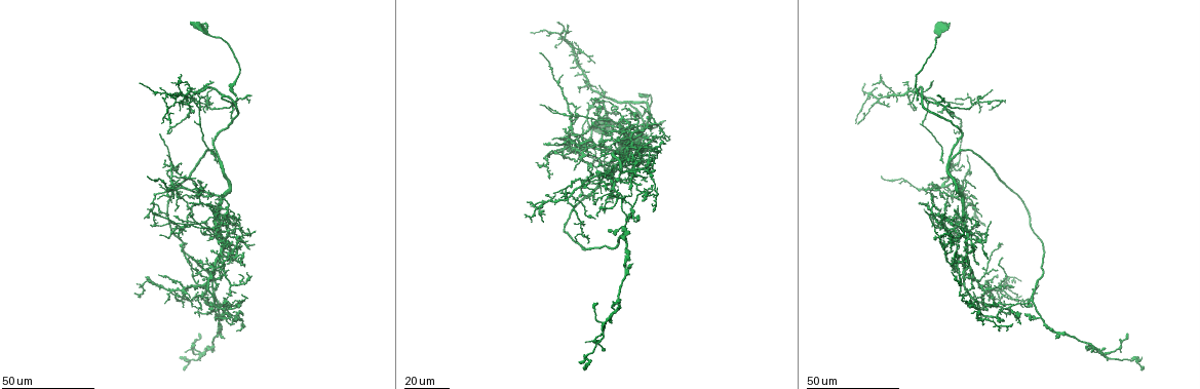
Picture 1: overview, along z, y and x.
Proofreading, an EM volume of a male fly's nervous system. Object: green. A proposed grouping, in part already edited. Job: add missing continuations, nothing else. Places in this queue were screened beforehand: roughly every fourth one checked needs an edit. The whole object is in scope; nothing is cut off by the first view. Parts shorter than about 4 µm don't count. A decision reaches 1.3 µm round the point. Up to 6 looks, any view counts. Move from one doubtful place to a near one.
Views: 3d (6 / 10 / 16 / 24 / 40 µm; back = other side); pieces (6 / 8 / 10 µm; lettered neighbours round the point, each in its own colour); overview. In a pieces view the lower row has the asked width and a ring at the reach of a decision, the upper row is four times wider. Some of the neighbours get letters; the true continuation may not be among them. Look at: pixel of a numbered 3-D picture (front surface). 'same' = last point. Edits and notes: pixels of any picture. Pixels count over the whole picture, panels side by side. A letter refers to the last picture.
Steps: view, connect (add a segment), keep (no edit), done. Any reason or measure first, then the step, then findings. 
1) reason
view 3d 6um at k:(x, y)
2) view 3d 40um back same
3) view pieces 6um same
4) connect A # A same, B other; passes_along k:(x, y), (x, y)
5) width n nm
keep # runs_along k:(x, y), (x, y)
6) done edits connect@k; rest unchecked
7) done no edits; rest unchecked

free end
view 3d 24um at 1:(203, 281)

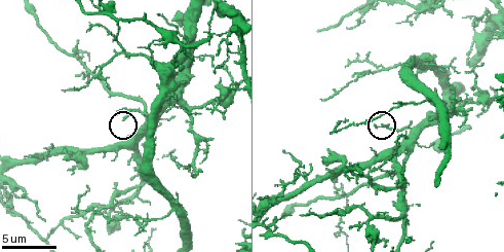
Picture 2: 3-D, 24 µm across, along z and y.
view pieces 10um at 2:(375, 125)

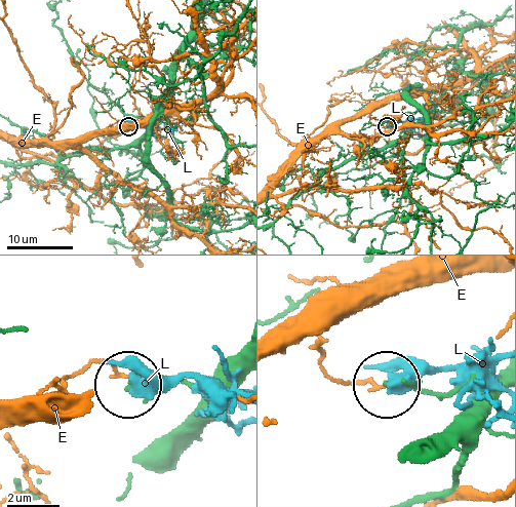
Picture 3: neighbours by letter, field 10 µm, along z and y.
keep # E other, L other; none of them fits

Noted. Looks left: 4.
an open end
view 3d 6um at 2:(77, 41)

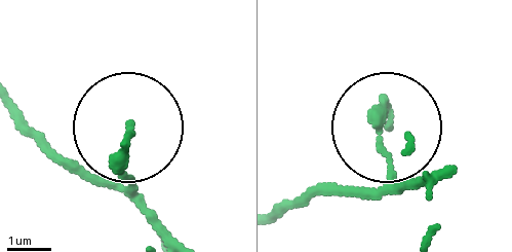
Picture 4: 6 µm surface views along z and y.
what lies round it
view pieces 10um at 4:(128, 129)

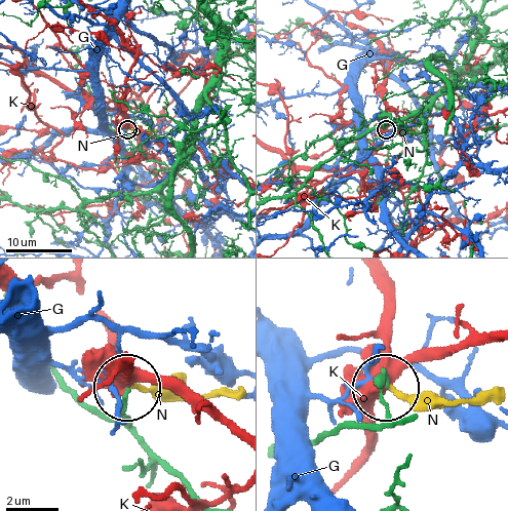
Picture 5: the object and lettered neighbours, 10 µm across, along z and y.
keep # G other, K other, N other; none of them fits

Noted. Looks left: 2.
branch stops here
view 3d 40um at 1:(194, 343)

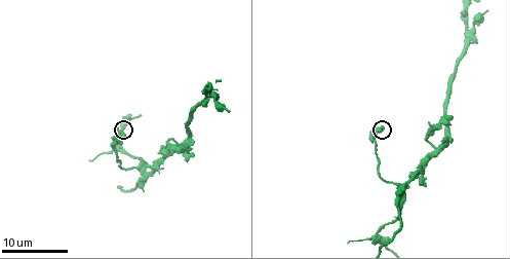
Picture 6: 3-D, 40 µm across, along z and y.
view pieces 6um at 6:(115, 128)

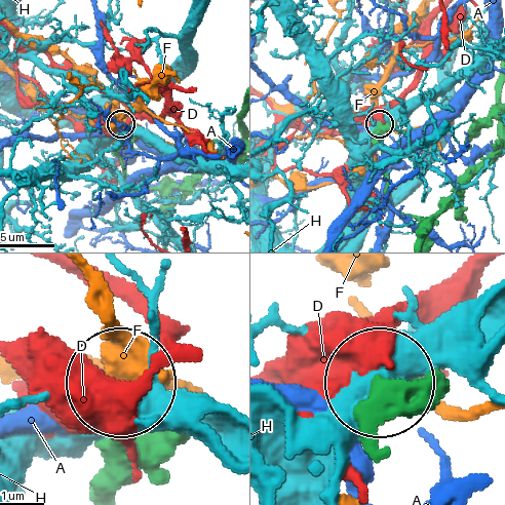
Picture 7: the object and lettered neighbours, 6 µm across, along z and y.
width 250 nm
keep # A other, D other, F other, H other; no lettered segment goes on from it

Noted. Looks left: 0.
done no edits; rest unchecked

